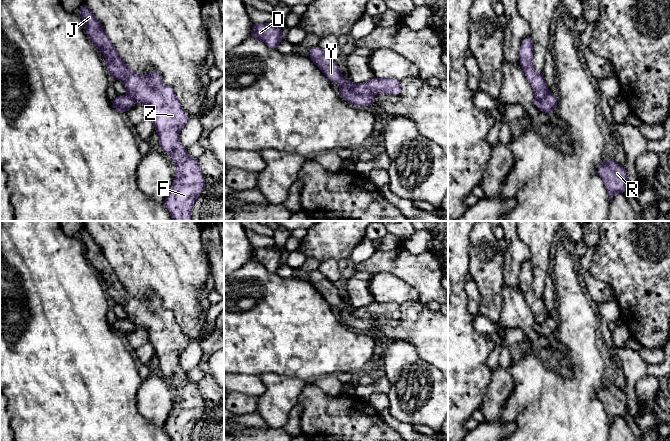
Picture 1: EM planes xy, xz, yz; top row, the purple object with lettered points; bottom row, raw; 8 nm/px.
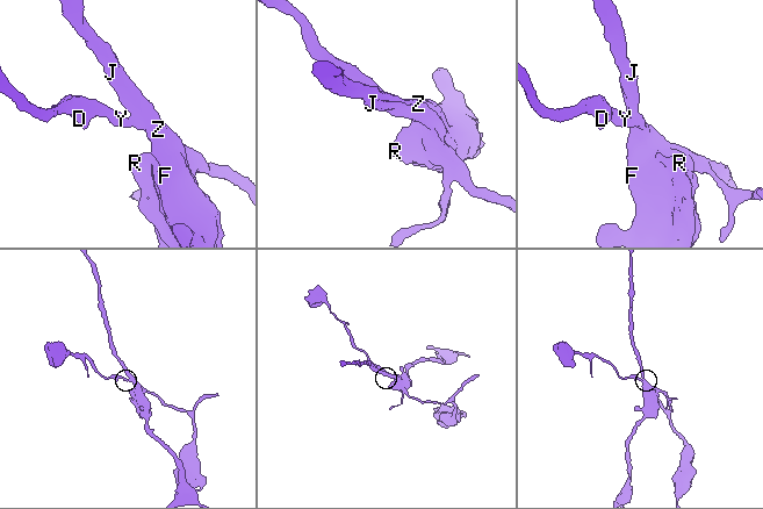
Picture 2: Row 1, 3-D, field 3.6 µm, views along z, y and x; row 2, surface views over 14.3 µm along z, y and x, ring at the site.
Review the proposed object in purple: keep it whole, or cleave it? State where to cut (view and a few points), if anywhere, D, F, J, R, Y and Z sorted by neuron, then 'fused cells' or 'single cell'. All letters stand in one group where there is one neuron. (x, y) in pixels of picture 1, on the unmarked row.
xz (353, 308), (352, 314), (354, 316), (372, 319) | D Y / F J R Z | fused cells

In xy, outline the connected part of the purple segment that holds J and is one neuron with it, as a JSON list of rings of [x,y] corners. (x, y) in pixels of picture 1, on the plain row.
[[[85,227],[78,237],[84,244],[88,262],[104,279],[107,295],[125,309],[127,320],[148,331],[149,342],[159,359],[159,368],[171,379],[177,391],[174,406],[164,425],[165,431],[172,441],[191,441],[193,428],[203,415],[205,403],[198,382],[189,381],[187,372],[179,364],[189,339],[178,325],[174,313],[162,307],[157,295],[139,299],[127,290],[102,248]]]

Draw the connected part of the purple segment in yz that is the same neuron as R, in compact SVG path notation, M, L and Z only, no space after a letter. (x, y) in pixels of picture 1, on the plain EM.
M612 383L604 384L598 392L598 398L603 403L609 417L610 426L617 416L626 417L627 397L625 391L619 389Z

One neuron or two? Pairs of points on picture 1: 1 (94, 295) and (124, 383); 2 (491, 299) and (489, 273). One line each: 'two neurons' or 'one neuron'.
1: one neuron
2: one neuron

